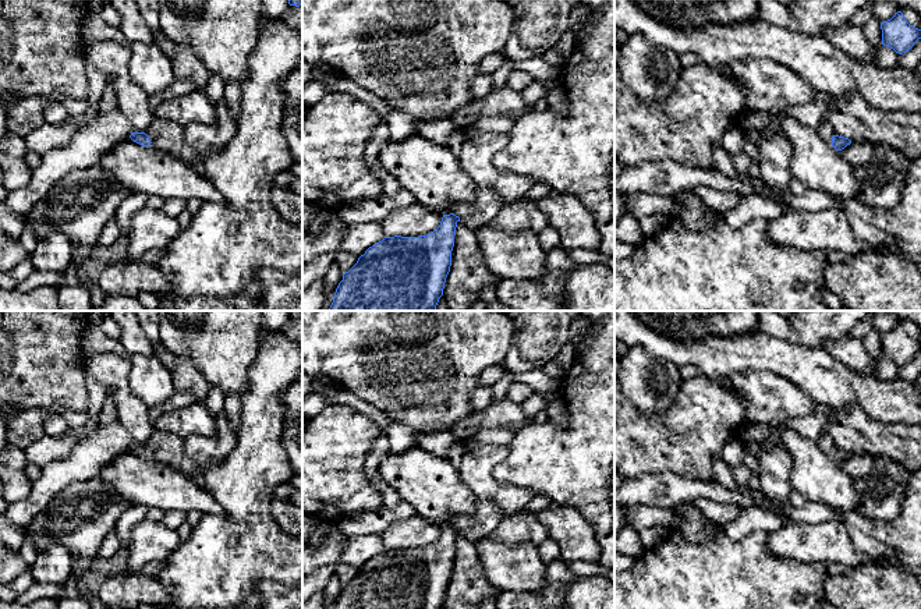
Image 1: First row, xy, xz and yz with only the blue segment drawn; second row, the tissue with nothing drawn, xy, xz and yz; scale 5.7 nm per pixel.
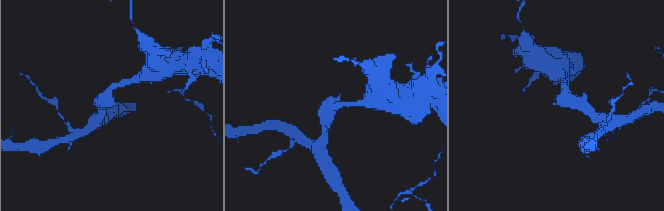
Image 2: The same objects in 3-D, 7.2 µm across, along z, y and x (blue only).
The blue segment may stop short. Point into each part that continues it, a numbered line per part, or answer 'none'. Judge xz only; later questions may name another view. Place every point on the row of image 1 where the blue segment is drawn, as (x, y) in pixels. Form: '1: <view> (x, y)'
1: xz (488, 204)

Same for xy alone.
1: xy (165, 135)

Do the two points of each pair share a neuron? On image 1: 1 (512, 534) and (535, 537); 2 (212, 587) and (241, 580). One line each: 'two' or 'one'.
1: one
2: one

